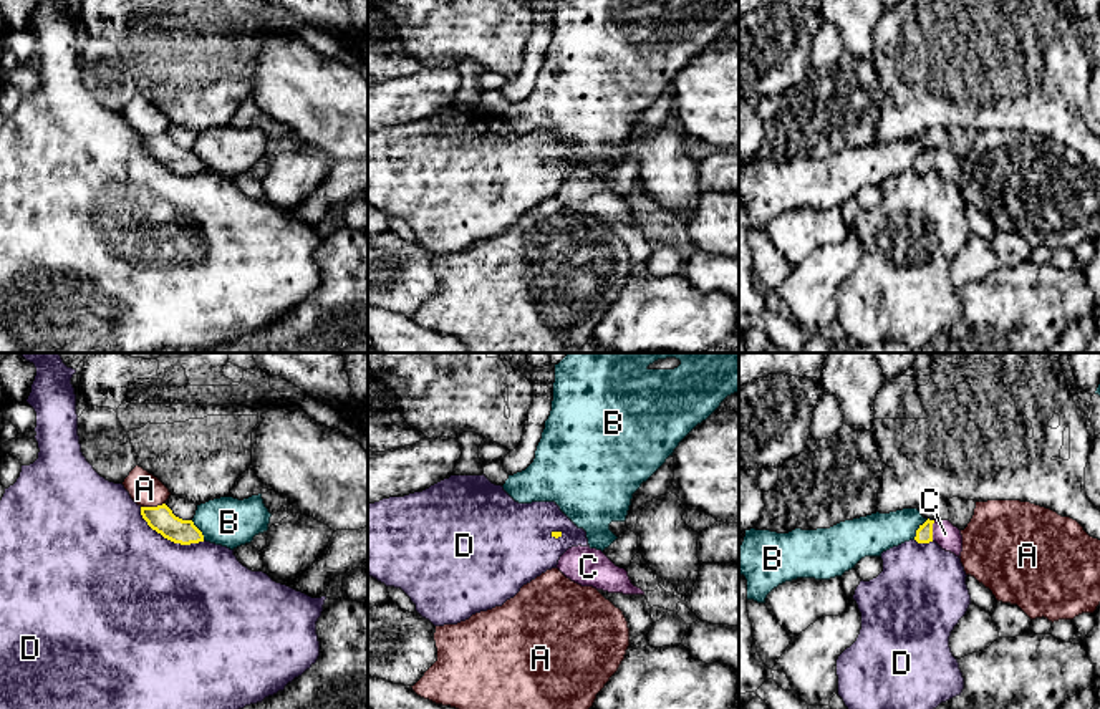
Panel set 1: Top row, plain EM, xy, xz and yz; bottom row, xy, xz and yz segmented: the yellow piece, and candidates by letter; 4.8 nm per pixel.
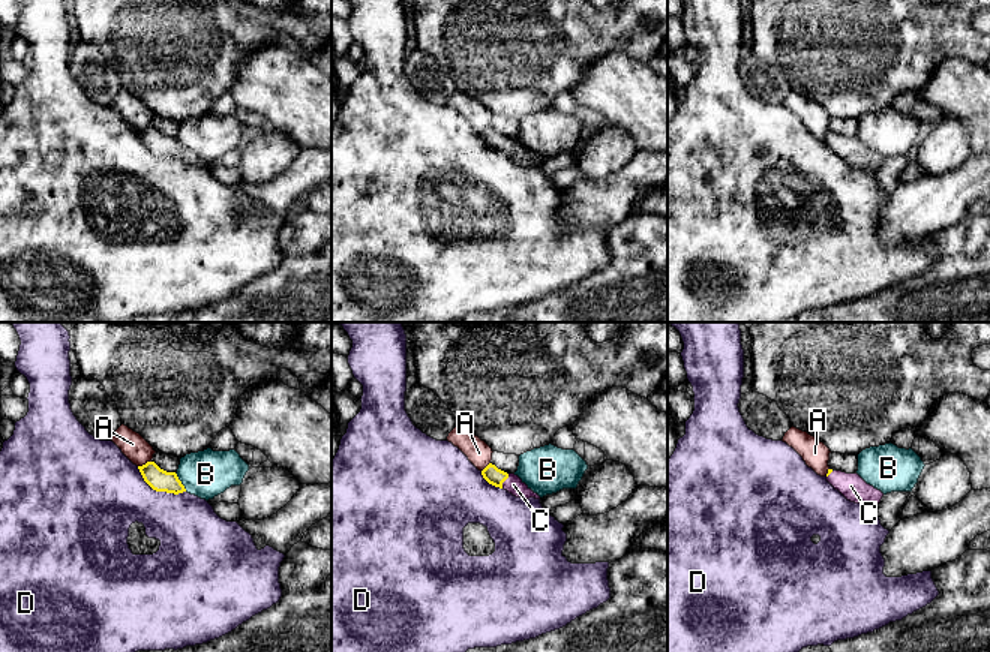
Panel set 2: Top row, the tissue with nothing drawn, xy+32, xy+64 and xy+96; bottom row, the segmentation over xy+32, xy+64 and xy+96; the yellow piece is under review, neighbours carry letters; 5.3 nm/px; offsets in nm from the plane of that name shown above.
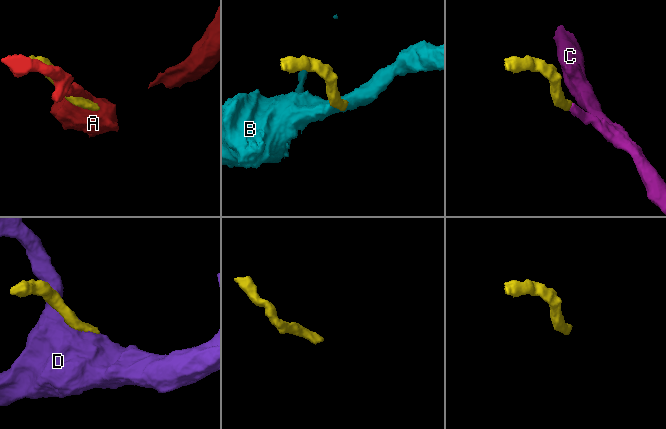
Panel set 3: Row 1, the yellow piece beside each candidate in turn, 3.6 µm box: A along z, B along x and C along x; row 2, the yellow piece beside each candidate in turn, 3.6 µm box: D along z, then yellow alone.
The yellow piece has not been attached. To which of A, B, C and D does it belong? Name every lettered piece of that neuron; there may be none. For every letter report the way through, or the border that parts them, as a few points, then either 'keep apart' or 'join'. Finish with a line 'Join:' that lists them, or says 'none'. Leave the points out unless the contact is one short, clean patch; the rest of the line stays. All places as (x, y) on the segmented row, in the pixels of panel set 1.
A: keep apart
B: border yz (928, 519), (913, 539); keep apart
C: way yz (925, 532), (931, 530), (945, 534); join
D: keep apart
Join: C

